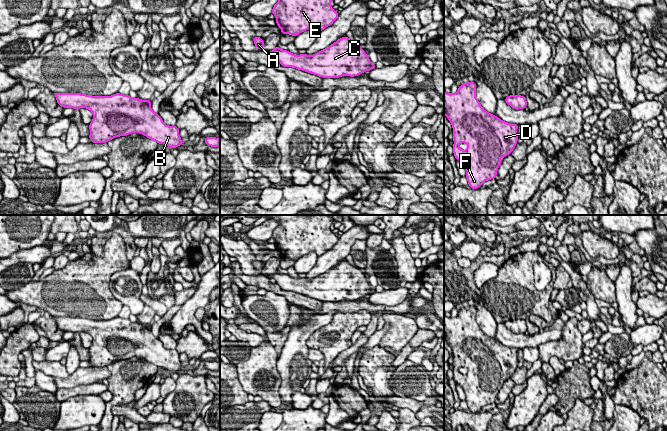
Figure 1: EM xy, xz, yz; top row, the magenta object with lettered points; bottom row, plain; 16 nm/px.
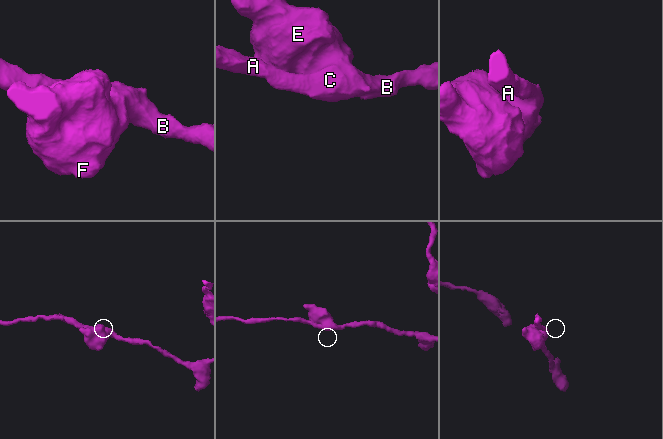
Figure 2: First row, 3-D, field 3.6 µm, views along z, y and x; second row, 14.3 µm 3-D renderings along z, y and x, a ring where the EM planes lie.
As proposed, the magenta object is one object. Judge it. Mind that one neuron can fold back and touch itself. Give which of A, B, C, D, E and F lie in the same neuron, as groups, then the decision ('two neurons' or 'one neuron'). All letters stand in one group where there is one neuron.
A B C D E F; one neuron

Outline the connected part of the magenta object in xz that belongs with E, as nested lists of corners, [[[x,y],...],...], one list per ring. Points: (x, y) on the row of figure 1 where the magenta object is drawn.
[[[279,0],[272,9],[277,26],[282,34],[298,36],[300,33],[315,28],[317,32],[331,26],[339,14],[330,5],[331,0]]]

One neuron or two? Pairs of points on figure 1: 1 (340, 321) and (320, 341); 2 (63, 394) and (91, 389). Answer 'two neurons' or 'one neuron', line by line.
1: one neuron
2: one neuron

